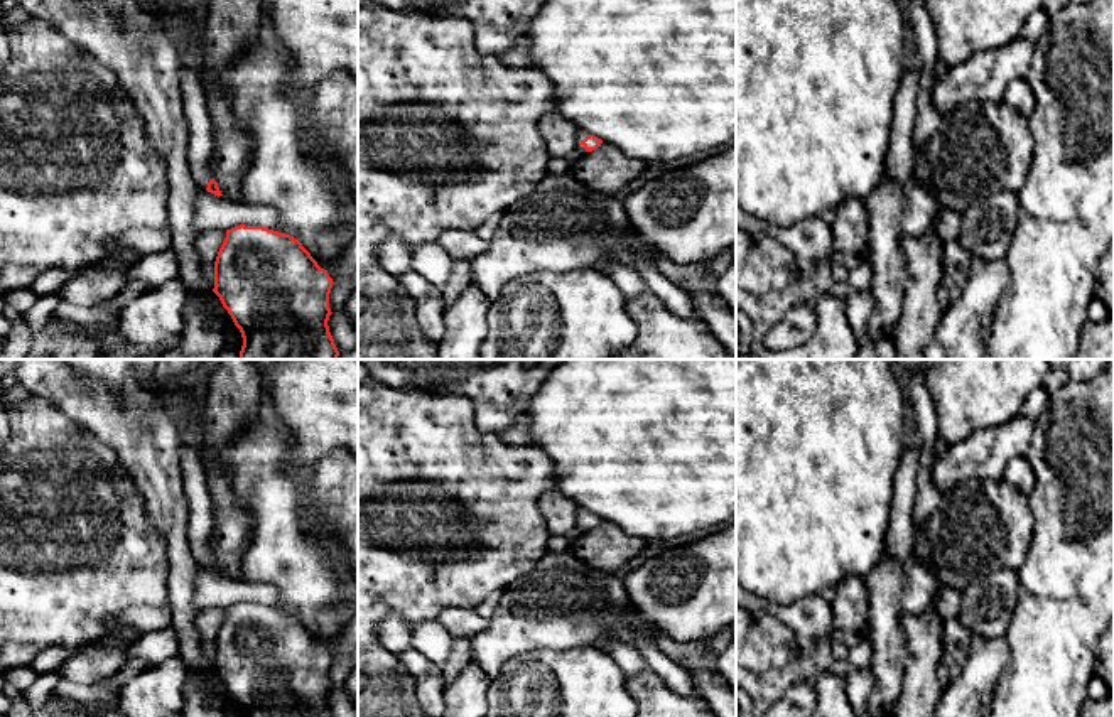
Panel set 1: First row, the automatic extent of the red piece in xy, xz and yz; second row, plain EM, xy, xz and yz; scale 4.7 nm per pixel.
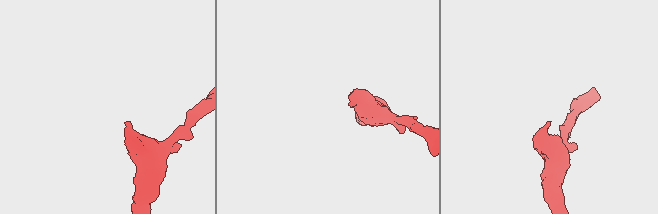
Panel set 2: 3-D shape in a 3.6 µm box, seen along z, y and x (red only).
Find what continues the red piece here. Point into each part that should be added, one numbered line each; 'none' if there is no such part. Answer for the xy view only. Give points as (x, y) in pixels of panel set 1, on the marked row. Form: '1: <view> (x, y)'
1: xy (200, 152)

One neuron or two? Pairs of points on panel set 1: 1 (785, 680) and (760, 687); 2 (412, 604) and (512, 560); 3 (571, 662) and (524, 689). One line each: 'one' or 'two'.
1: one
2: one
3: one

